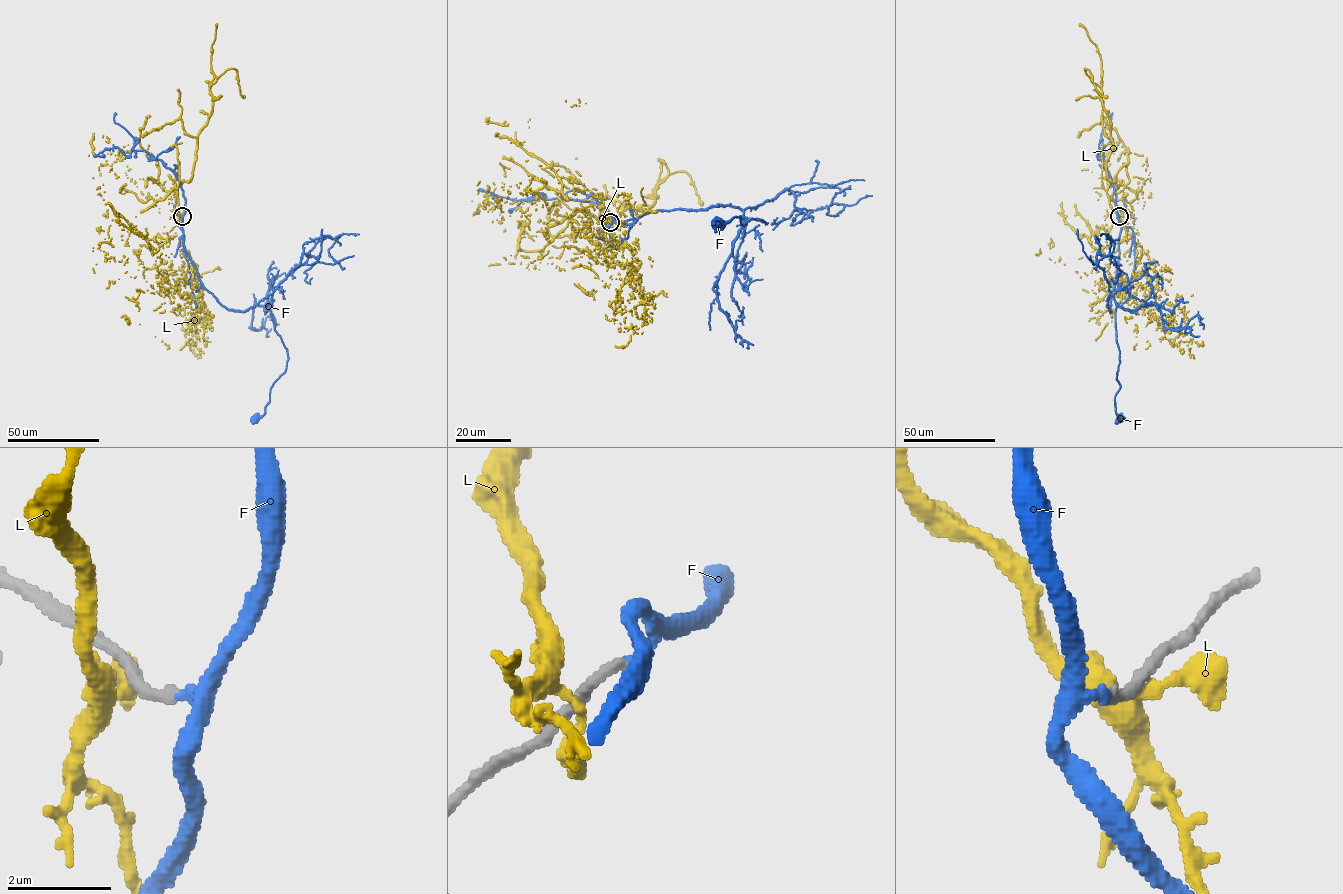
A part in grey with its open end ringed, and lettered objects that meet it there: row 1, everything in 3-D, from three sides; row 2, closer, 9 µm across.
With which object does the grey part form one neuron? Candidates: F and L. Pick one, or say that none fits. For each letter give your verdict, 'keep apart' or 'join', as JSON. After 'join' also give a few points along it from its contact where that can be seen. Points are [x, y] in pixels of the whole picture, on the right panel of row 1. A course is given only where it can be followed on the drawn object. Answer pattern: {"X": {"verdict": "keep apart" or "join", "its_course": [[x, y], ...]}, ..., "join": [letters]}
{"F": {"verdict": "join", "its_course": [[1119, 216], [1110, 311], [1107, 300], [1110, 294], [1116, 305], [1118, 418]]}, "L": {"verdict": "keep apart"}, "join": ["F"]}

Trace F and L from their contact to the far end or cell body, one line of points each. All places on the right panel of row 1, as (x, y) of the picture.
F: (1119, 216), (1110, 311), (1107, 300), (1110, 294), (1116, 305), (1118, 418)
L: (1120, 215), (1149, 259), (1124, 285), (1131, 298), (1092, 232), (1111, 225), (1102, 255), (1058, 261)

